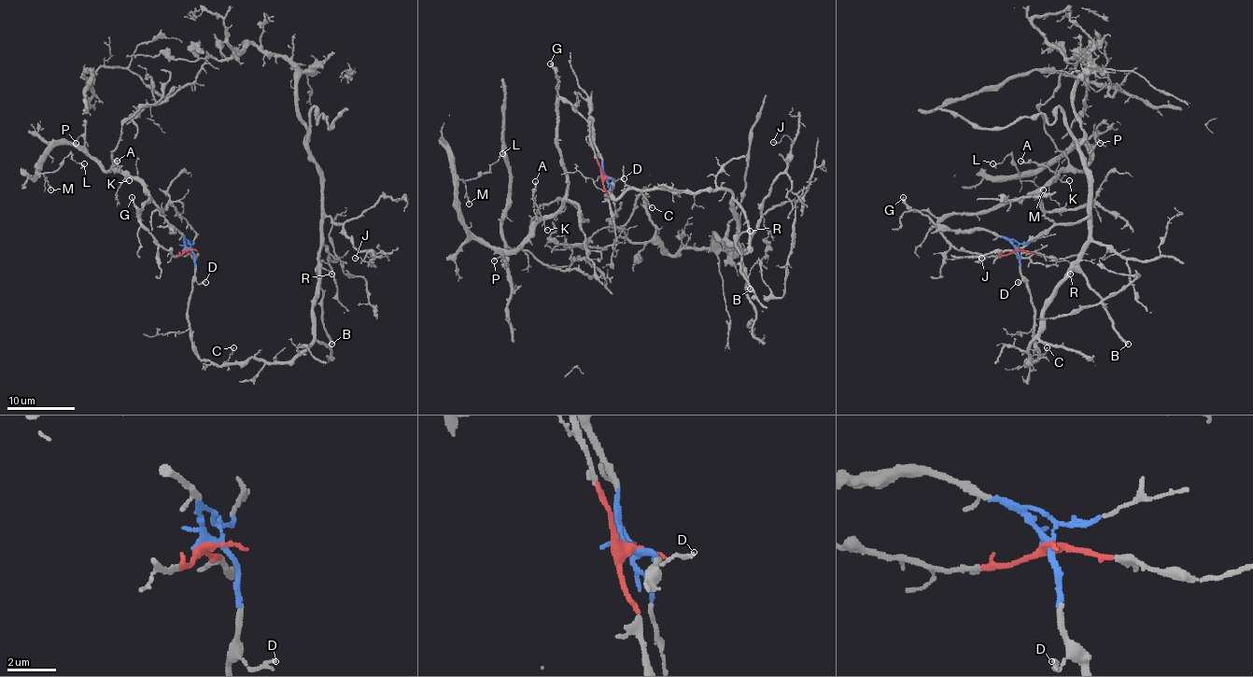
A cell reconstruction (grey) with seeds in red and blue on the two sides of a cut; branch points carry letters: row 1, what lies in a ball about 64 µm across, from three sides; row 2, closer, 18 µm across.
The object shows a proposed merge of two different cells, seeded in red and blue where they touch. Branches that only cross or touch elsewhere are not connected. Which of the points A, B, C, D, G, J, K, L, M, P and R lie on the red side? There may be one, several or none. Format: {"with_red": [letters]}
{"with_red": ["A", "G", "K", "L", "M", "P"]}

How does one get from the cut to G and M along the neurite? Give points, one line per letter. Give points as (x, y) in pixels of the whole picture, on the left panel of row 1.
G: (187, 249), (176, 256), (167, 251), (138, 218), (140, 210), (132, 197)
M: (187, 249), (167, 251), (142, 224), (148, 193), (134, 178), (81, 149), (55, 145), (40, 160), (50, 190)

